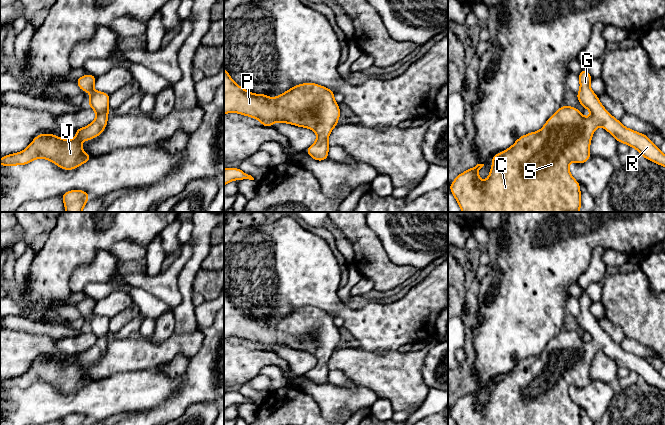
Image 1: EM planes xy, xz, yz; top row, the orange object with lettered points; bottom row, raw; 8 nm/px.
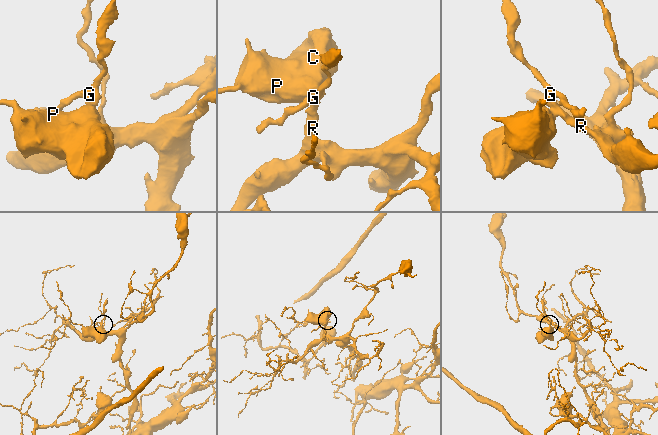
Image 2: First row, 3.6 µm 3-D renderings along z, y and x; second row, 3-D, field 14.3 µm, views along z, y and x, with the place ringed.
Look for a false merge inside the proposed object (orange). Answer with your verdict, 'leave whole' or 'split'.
leave whole

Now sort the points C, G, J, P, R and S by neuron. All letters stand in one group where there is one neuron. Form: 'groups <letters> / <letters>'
groups C G J P R S

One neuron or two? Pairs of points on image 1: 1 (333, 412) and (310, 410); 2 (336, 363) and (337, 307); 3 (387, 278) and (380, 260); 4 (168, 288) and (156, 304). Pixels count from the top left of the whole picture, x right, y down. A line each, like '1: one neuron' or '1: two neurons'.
1: two neurons
2: two neurons
3: one neuron
4: two neurons

